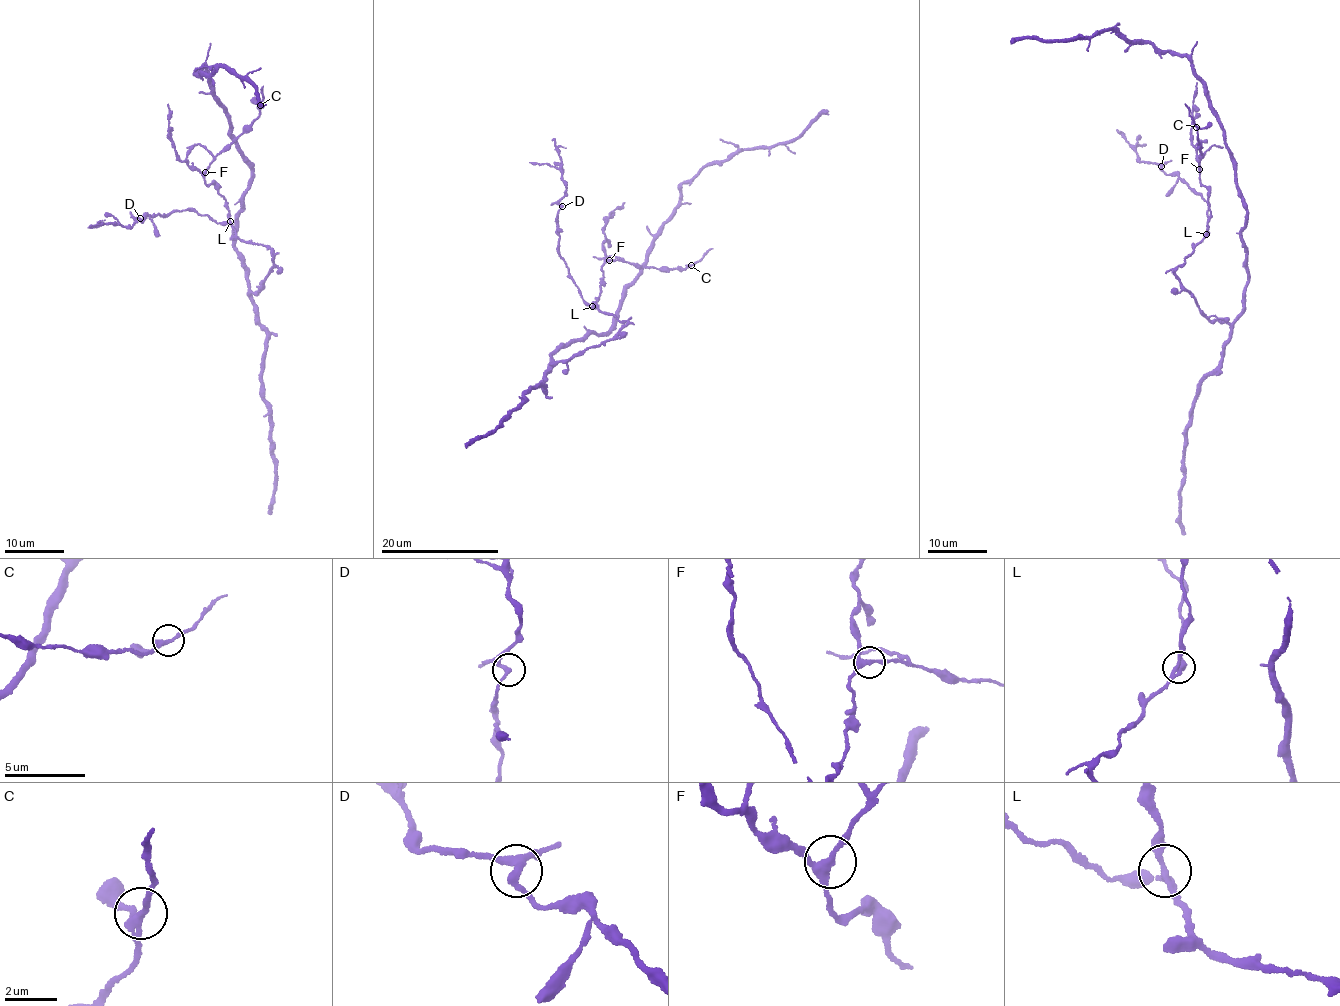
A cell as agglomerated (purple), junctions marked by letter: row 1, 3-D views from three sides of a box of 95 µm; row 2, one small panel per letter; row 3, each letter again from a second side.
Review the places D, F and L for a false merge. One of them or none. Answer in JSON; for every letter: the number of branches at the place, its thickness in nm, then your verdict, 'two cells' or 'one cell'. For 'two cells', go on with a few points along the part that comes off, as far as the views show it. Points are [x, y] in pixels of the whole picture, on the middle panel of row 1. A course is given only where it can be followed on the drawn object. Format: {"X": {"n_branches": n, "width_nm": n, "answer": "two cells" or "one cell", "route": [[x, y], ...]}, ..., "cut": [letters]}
{"D": {"n_branches": 3, "width_nm": 200, "answer": "one cell"}, "F": {"n_branches": 3, "width_nm": 220, "answer": "two cells", "route": [[608, 261], [618, 258], [641, 266], [681, 270], [713, 248]]}, "L": {"n_branches": 3, "width_nm": 200, "answer": "one cell"}, "cut": ["F"]}

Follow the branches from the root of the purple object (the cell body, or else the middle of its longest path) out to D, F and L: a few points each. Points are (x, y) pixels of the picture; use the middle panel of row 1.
D: (568, 343), (550, 355), (545, 372), (627, 323), (578, 293), (559, 255), (562, 206)
F: (568, 343), (550, 355), (545, 372), (608, 340), (627, 323), (593, 306), (604, 284), (602, 265), (608, 261)
L: (568, 343), (550, 355), (545, 372), (585, 349), (608, 340), (627, 323), (599, 312), (592, 306)

